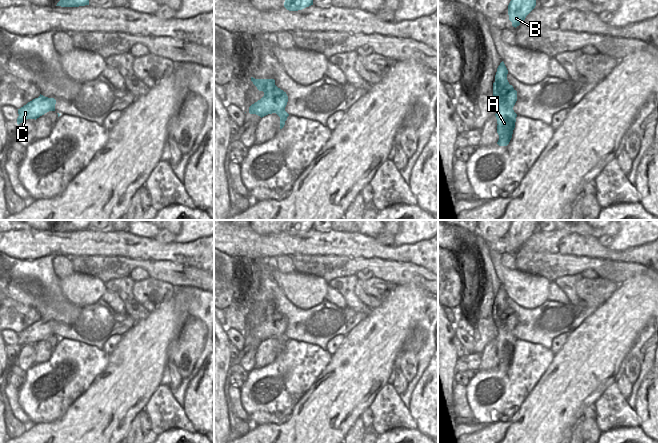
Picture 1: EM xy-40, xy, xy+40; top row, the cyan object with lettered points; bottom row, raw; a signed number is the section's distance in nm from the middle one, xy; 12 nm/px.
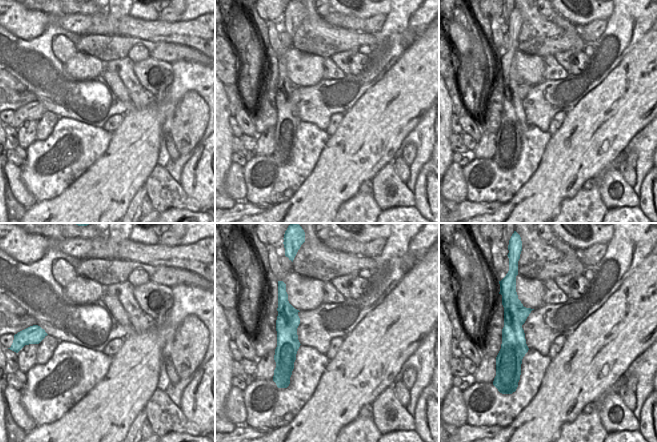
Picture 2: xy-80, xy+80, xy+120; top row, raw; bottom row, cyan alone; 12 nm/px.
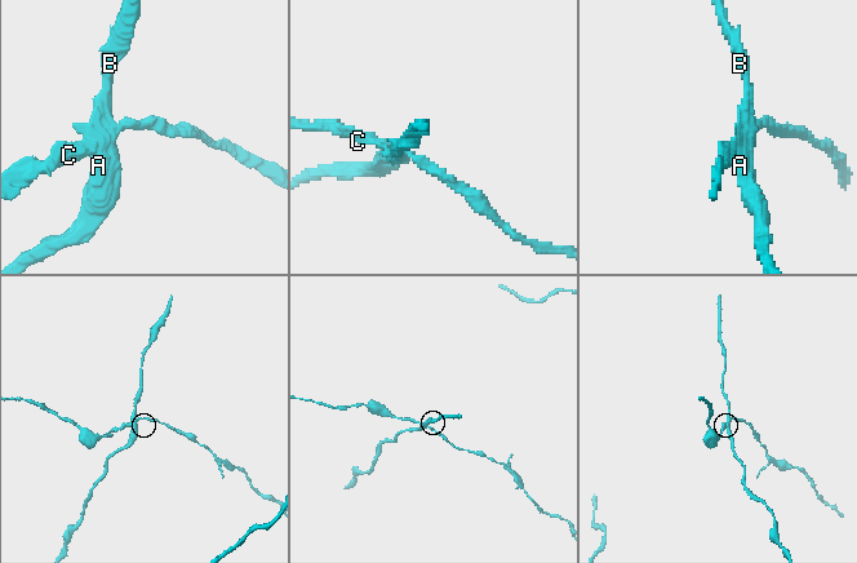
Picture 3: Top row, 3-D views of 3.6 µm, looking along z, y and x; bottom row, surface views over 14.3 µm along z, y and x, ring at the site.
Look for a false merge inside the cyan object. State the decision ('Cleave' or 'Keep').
Cleave

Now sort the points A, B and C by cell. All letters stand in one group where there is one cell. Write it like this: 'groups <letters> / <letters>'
groups A C / B

